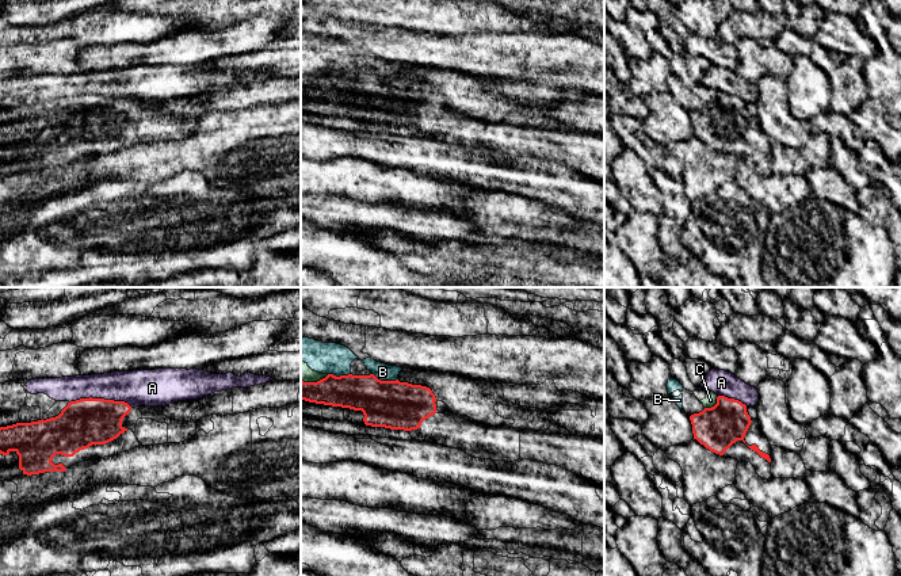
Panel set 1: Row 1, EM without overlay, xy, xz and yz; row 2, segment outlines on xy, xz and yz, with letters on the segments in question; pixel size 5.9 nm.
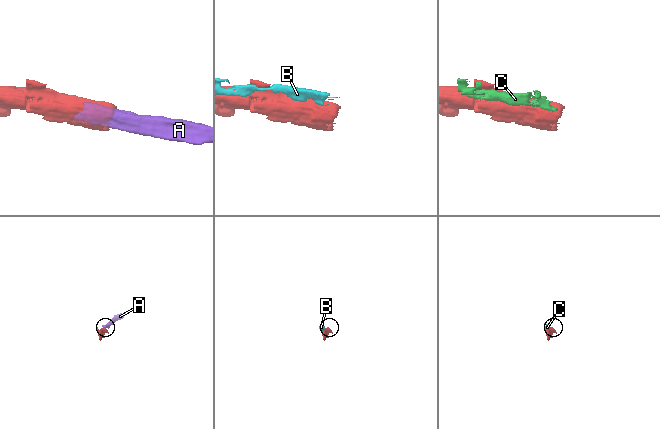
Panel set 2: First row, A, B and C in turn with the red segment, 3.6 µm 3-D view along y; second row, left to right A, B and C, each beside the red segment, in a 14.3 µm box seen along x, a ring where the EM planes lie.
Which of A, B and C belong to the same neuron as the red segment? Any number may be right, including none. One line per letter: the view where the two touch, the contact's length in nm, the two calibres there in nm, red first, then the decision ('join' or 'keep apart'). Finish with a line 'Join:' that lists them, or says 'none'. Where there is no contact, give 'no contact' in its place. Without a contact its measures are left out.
A: xy | 380 nm | 280/220 nm | keep apart
B: xz | 160 nm | 280/100 nm | keep apart
C: yz | 120 nm | 260/70 nm | keep apart
Join: none

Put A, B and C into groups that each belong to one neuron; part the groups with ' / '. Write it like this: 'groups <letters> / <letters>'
groups A / B C

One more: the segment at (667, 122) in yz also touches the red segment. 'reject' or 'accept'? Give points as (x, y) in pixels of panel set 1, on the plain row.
reject

